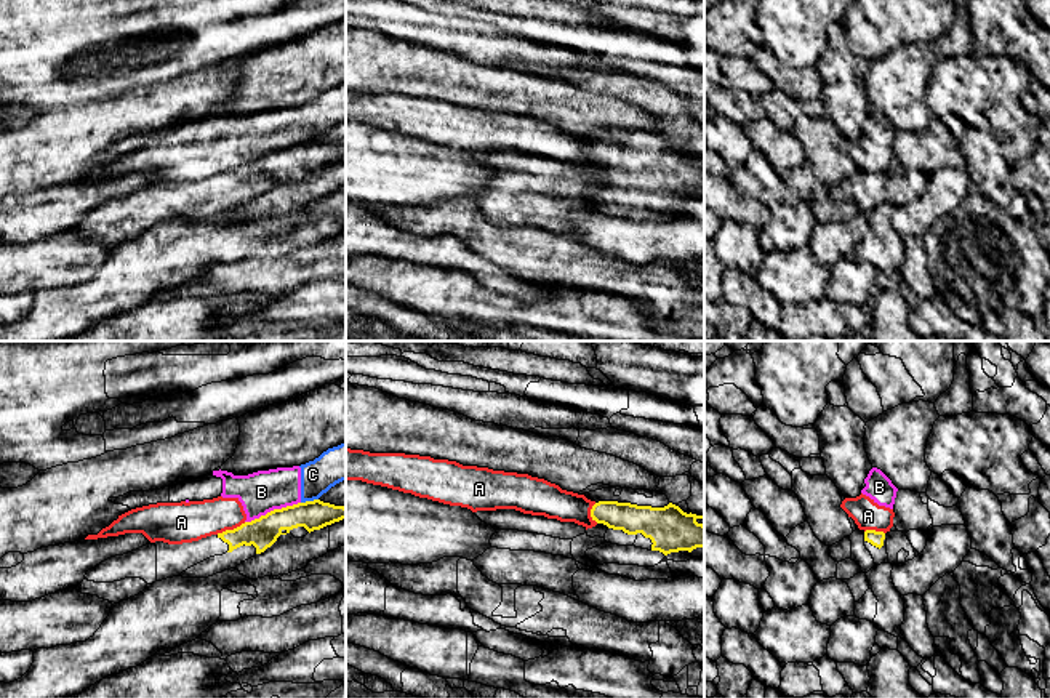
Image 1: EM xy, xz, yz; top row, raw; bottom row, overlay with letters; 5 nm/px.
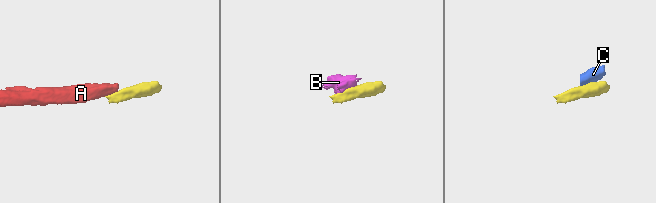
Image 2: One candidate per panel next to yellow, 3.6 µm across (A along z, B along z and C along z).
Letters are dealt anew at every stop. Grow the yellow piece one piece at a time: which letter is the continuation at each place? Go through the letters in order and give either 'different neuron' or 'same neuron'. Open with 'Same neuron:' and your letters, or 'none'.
Same neuron: none
A: different neuron
B: different neuron
C: different neuron

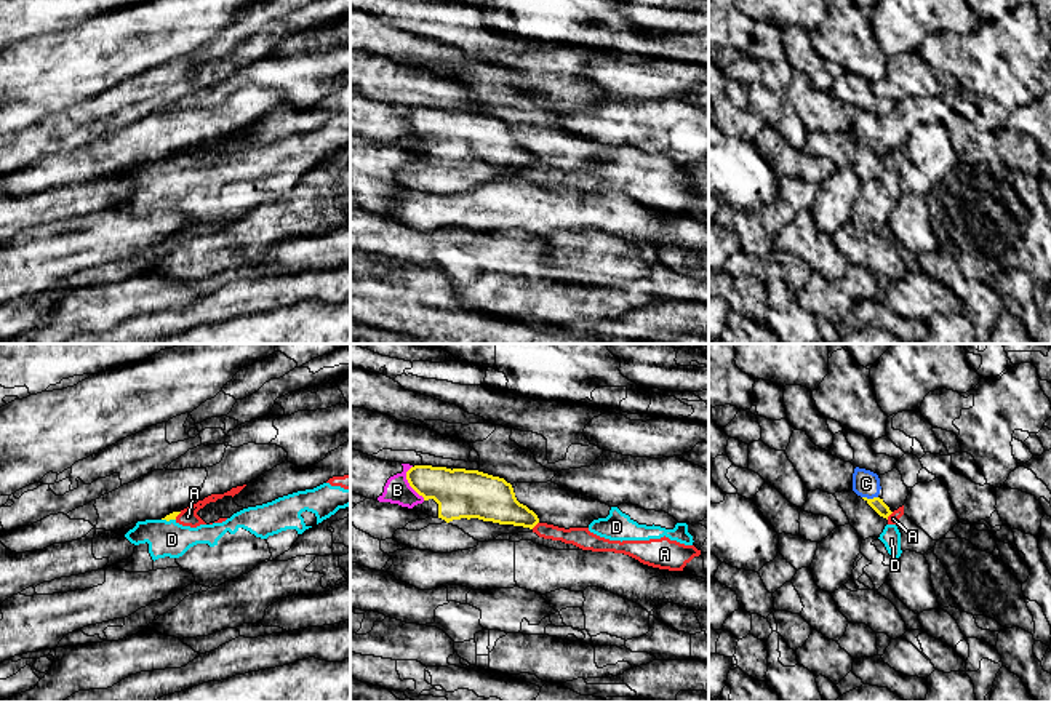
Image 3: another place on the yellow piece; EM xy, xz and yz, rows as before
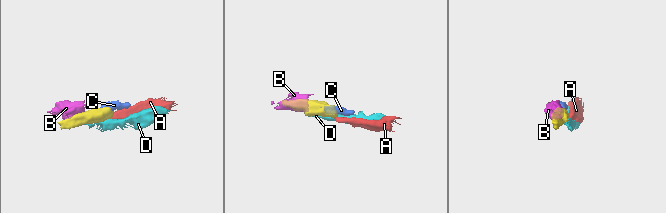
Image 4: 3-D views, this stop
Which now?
Same neuron: C
A: different neuron
B: different neuron
C: same neuron
D: different neuron

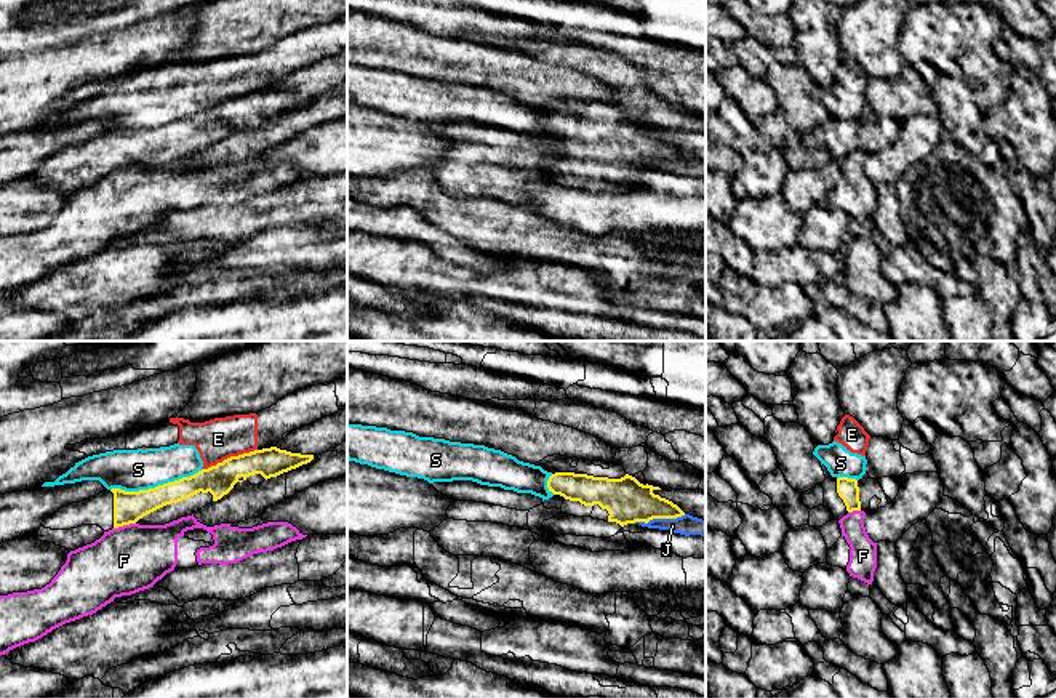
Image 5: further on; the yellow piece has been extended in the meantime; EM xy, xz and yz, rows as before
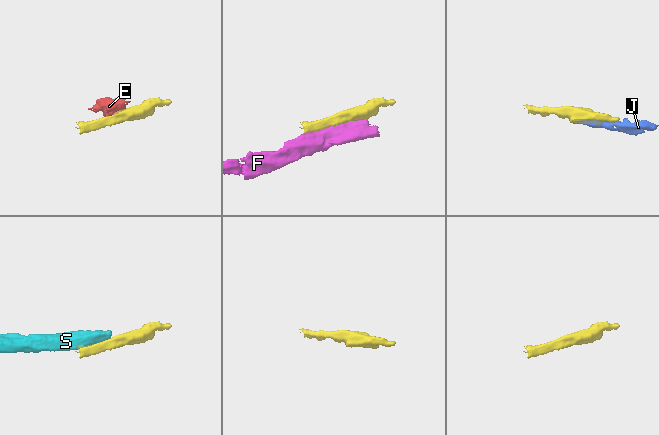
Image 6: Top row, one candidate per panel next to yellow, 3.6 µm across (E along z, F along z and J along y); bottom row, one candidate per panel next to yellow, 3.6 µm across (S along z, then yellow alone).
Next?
Same neuron: none
E: different neuron
F: different neuron
J: different neuron
S: different neuron

